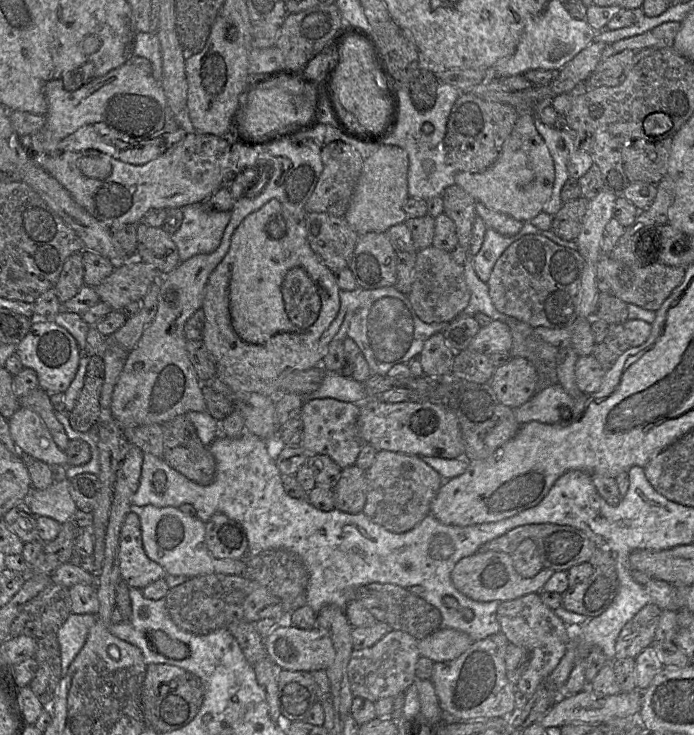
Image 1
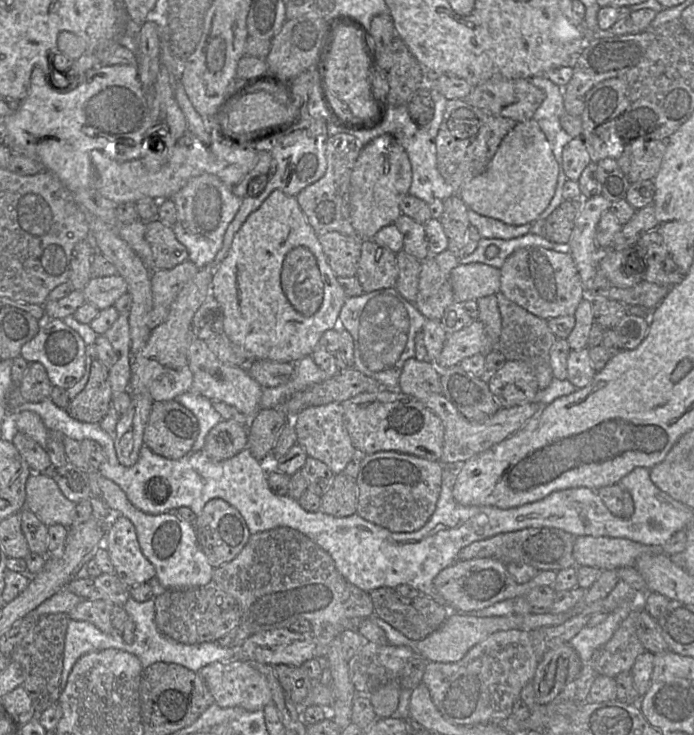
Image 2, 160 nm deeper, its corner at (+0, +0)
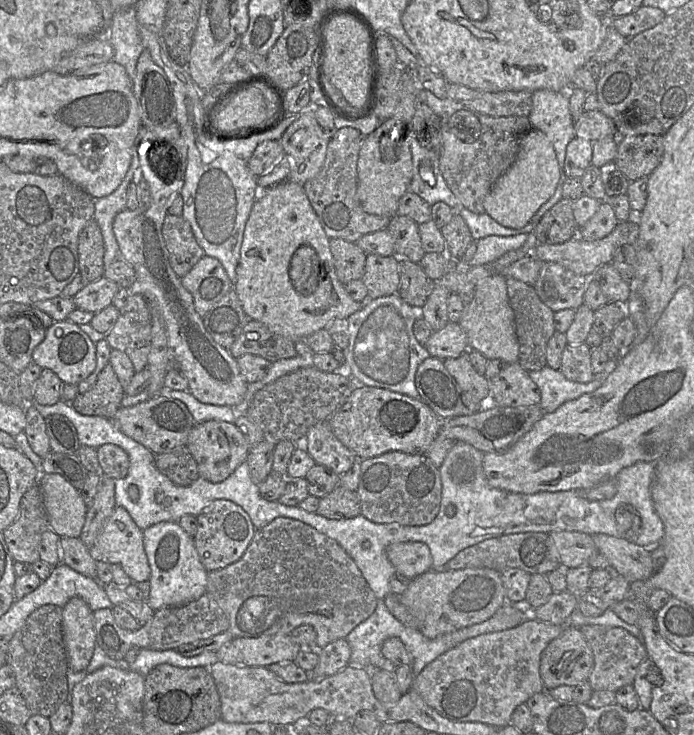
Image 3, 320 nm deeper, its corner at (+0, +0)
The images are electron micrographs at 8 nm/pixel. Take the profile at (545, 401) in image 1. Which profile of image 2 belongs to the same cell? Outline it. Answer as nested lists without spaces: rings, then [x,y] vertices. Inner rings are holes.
[[[429,394],[421,398],[420,402],[436,414],[444,427],[444,445],[439,462],[446,466],[460,466],[474,455],[488,450],[502,440],[519,430],[531,417],[535,416],[542,408],[538,401],[501,407],[494,415],[481,422],[466,419],[456,407],[441,394]]]

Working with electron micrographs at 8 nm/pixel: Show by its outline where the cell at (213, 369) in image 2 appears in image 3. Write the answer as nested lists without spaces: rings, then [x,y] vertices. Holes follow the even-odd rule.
[[[176,122],[153,127],[141,125],[139,136],[143,141],[143,149],[147,149],[147,153],[144,152],[144,165],[139,164],[139,177],[149,185],[151,201],[149,205],[132,211],[126,209],[115,217],[113,232],[121,257],[136,273],[134,291],[139,292],[149,304],[157,306],[161,311],[167,333],[170,365],[187,379],[188,391],[201,403],[234,407],[244,399],[248,383],[240,372],[236,358],[229,350],[217,344],[206,330],[203,318],[195,309],[193,296],[182,285],[181,278],[170,265],[162,234],[168,208],[175,195],[180,193],[184,182],[187,145]]]

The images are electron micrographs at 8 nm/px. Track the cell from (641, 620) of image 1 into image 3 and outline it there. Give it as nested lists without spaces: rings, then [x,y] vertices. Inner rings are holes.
[[[582,625],[579,628],[594,656],[594,667],[588,678],[593,691],[616,692],[623,686],[633,684],[640,663],[648,656],[642,640],[621,627]]]

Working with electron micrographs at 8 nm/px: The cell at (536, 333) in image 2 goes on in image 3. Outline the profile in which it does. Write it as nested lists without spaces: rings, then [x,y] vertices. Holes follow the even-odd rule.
[[[506,277],[506,285],[509,302],[515,315],[515,331],[519,344],[517,363],[527,372],[540,370],[547,364],[547,343],[556,331],[554,311],[542,302],[533,285],[513,277]]]

